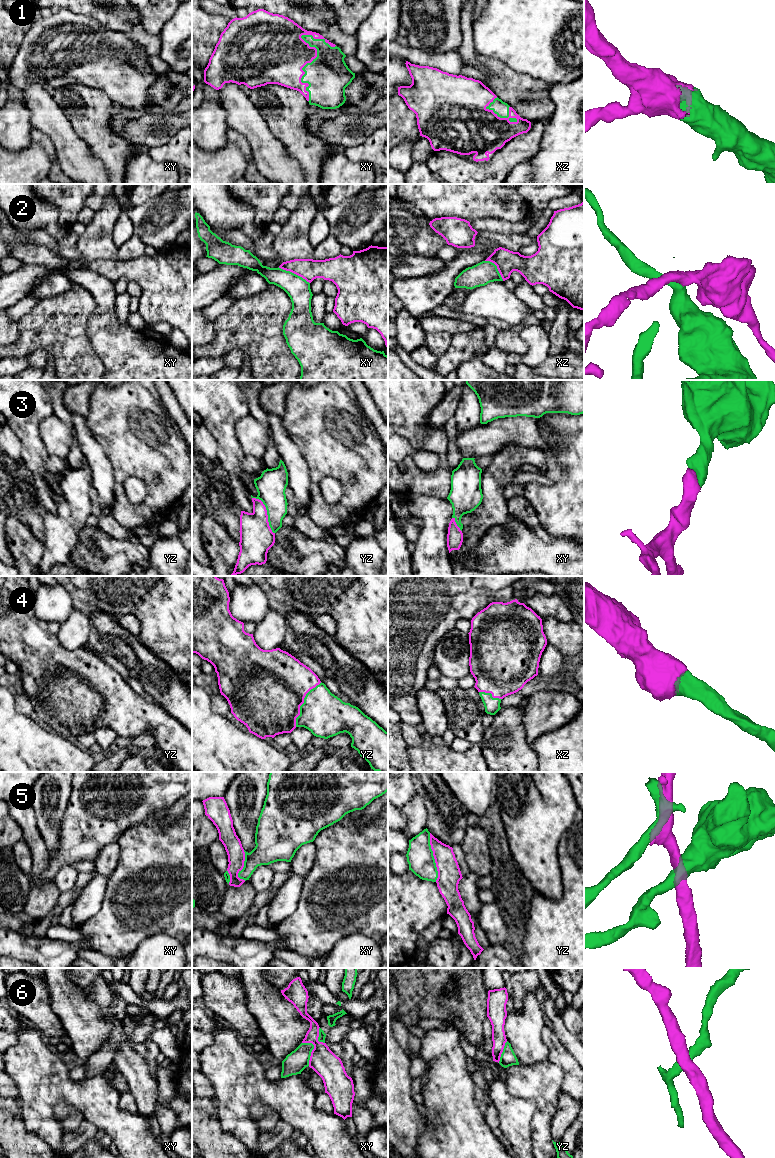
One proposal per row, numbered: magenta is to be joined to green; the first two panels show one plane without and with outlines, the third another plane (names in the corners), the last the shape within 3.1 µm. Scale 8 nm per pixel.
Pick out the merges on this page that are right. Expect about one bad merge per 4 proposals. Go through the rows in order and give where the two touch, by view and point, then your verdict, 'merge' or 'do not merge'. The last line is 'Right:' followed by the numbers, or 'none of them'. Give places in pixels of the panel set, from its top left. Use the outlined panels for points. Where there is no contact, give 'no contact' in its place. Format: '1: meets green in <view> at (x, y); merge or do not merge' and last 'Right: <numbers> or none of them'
1: meets green in xy at (303, 67); merge
2: meets green in xy at (293, 273); do not merge
3: meets green in yz at (267, 513); merge
4: meets green in yz at (303, 703); merge
5: meets green in yz at (433, 857); do not merge
6: meets green in xy at (312, 1049); do not merge
Right: 1, 3, 4

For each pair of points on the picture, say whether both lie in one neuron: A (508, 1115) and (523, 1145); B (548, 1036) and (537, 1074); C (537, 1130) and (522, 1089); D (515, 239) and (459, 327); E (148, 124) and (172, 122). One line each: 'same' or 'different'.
A: same
B: different
C: same
D: different
E: same

